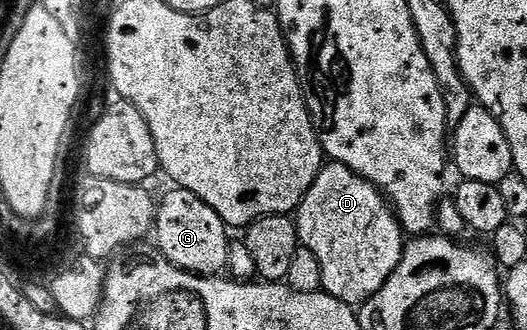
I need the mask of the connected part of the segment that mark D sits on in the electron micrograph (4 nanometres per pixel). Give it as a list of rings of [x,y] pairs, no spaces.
[[[330,162],[322,167],[316,182],[312,182],[308,194],[296,209],[296,223],[301,247],[312,250],[320,264],[322,292],[351,306],[361,306],[371,300],[380,286],[388,282],[402,257],[404,233],[394,209],[378,189],[343,164]]]

